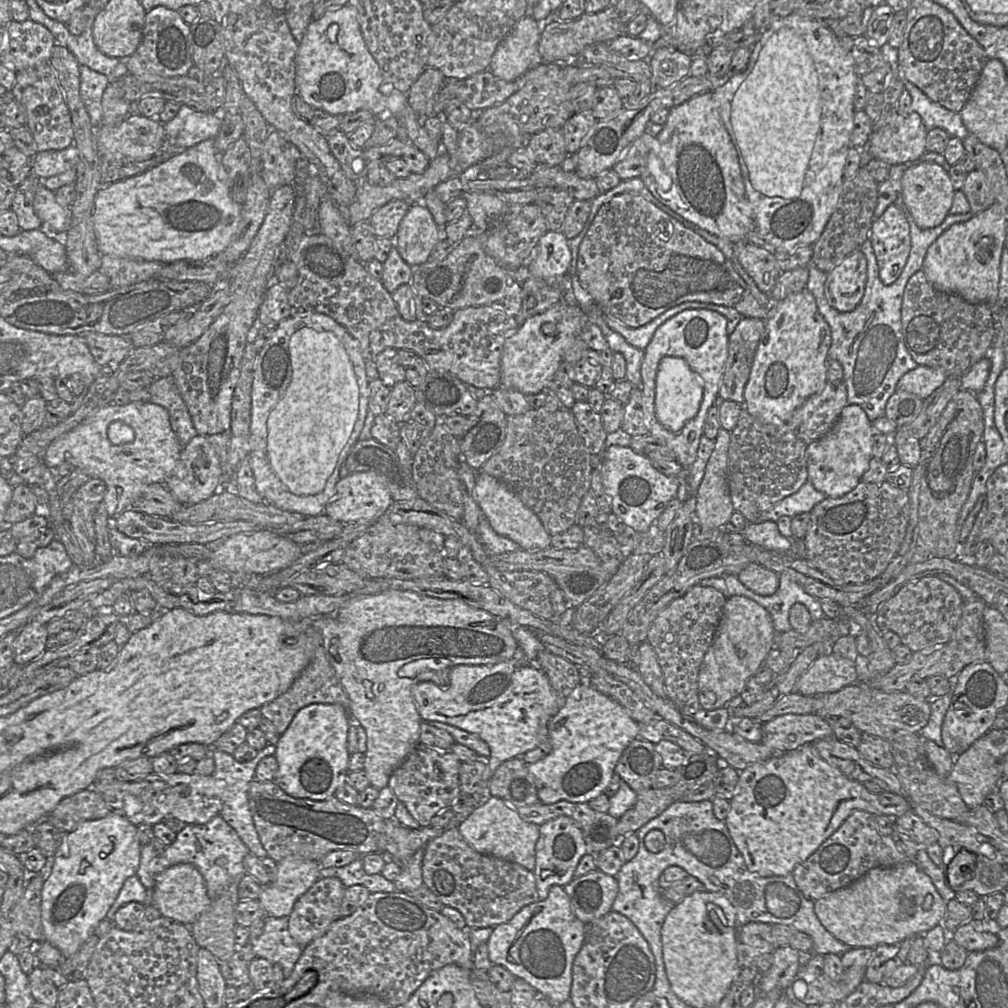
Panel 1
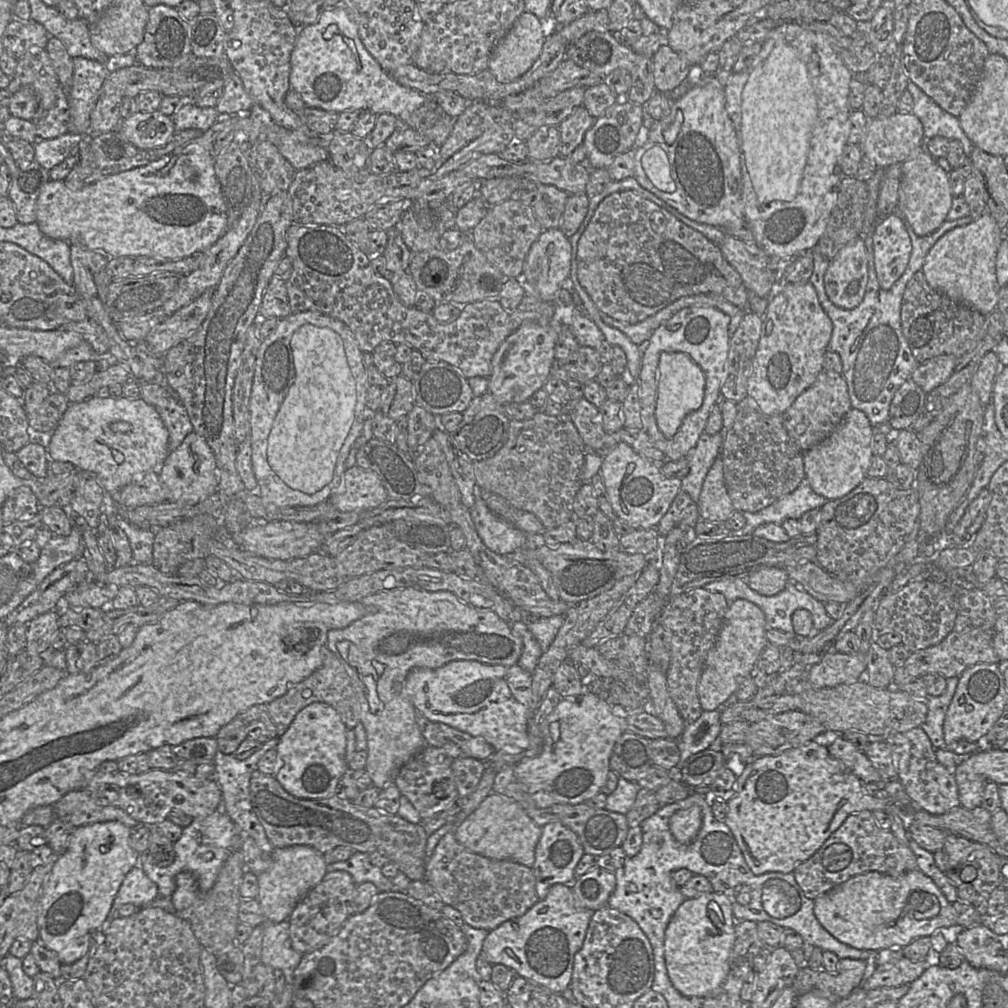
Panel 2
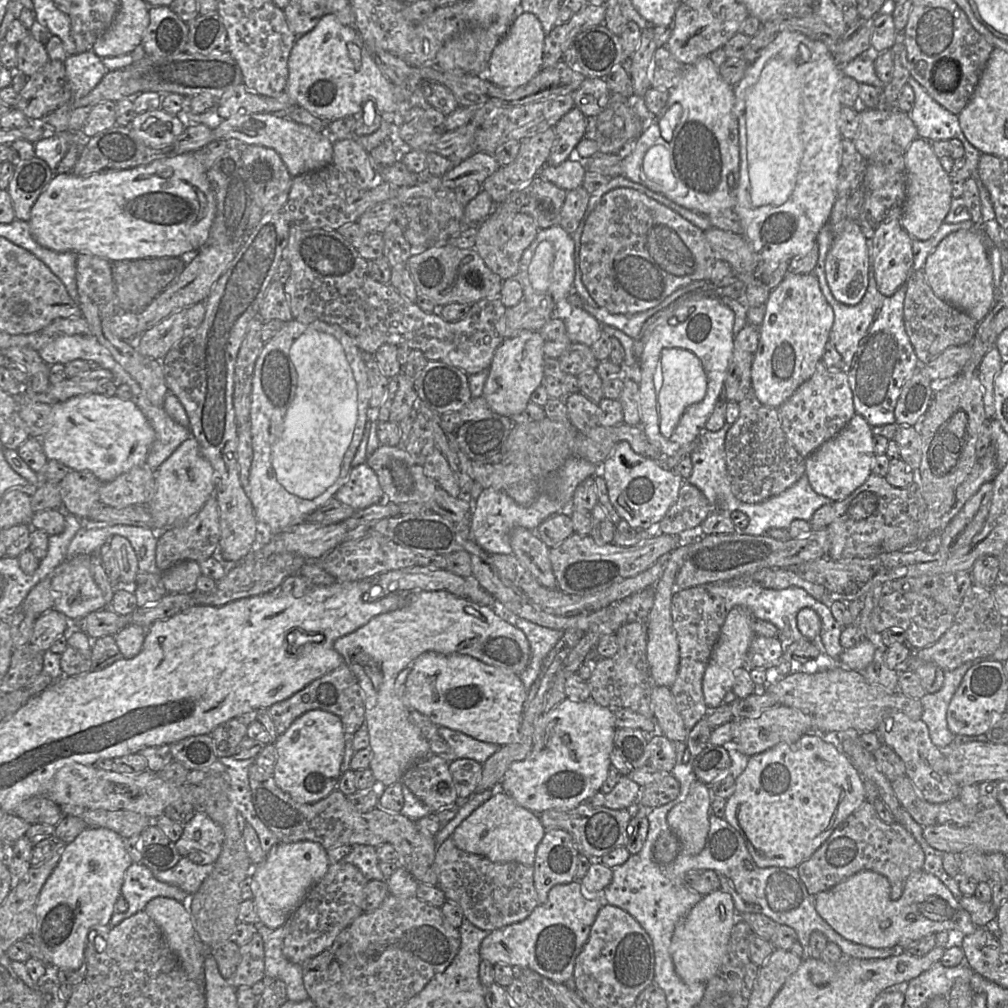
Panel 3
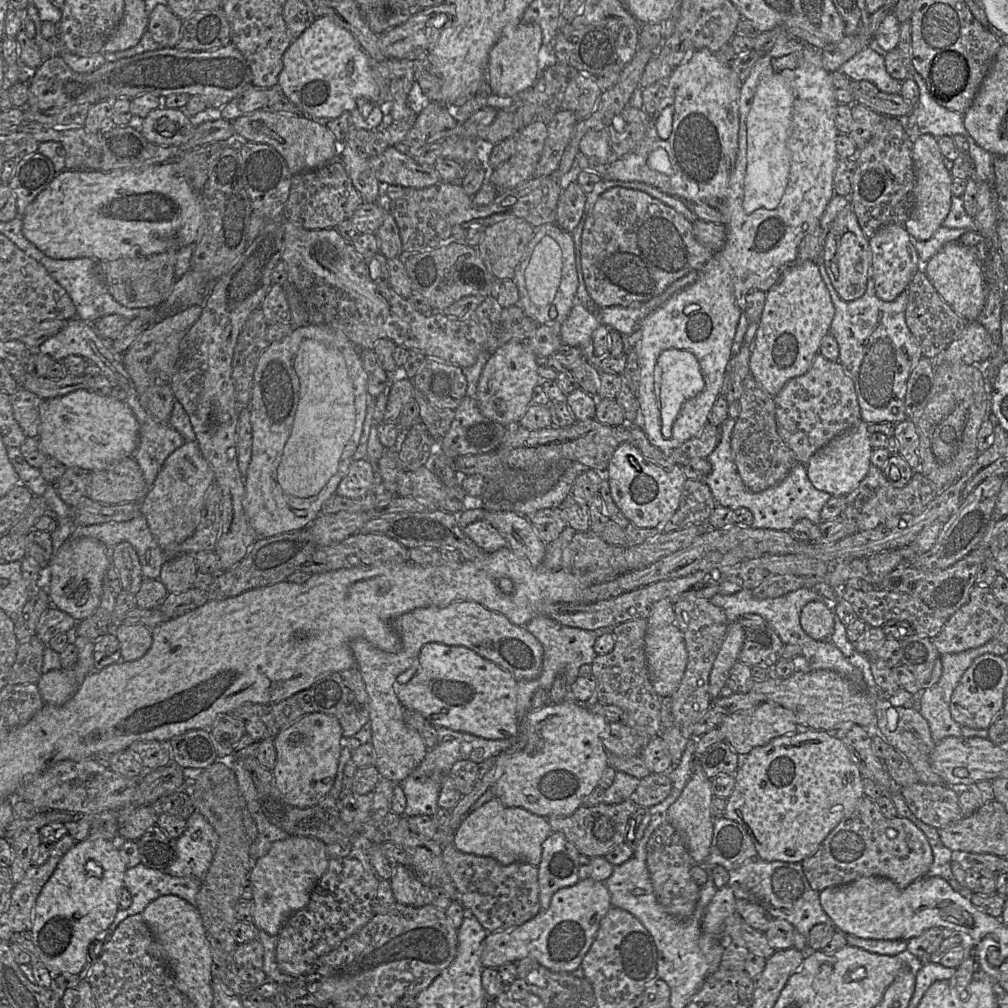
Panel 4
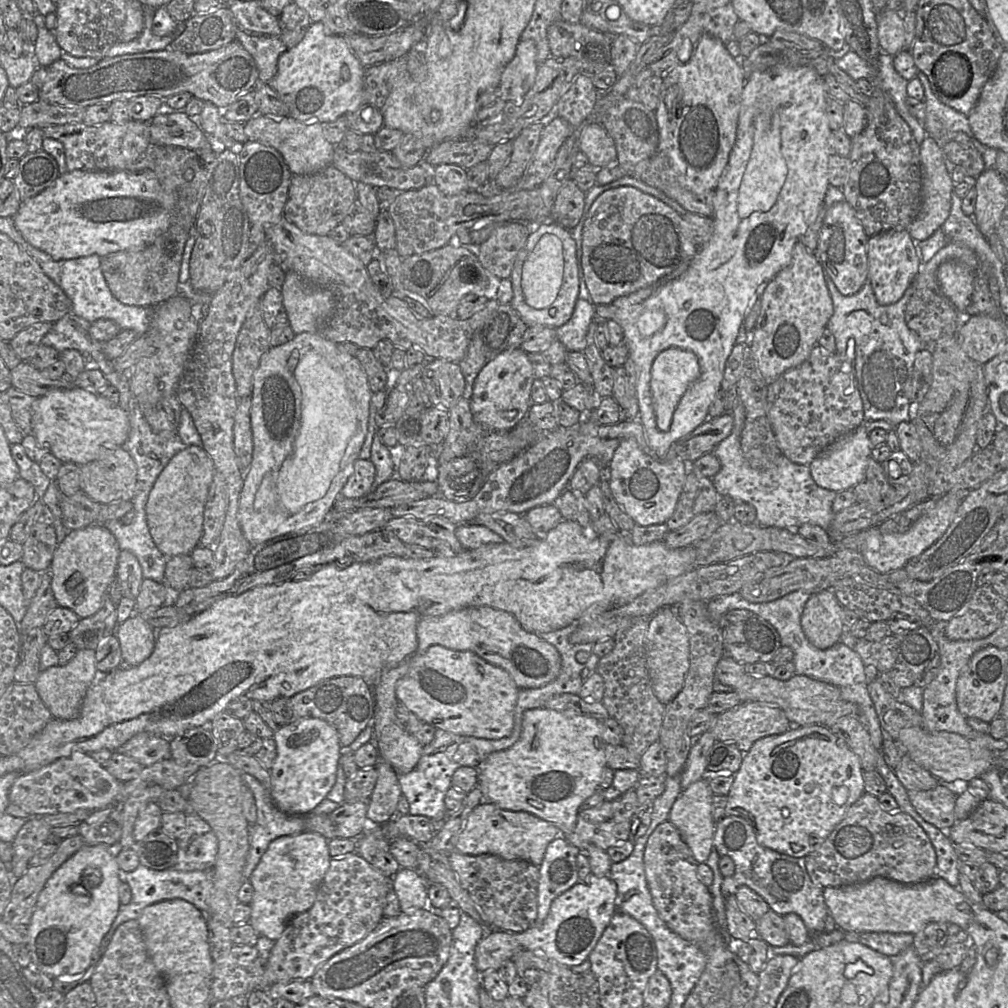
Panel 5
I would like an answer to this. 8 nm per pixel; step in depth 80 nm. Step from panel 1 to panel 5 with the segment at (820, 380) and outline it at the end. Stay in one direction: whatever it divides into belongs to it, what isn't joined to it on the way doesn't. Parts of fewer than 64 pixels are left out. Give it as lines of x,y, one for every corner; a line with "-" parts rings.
797,242
790,265
766,283
760,299
761,313
753,332
752,354
769,385
809,357
834,313
824,269
816,252
810,252
802,242

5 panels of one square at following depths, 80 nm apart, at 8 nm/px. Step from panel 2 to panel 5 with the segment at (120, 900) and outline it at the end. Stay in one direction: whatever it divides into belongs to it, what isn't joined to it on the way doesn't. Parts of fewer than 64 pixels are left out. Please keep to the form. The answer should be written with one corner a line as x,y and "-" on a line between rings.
140,864
134,871
123,873
123,880
129,884
132,898
129,904
120,905
118,915
109,930
109,938
113,937
122,923
138,919
146,906
163,900
184,899
195,905
205,915
207,914
208,898
213,888
212,870
180,871
173,867
166,870
155,870

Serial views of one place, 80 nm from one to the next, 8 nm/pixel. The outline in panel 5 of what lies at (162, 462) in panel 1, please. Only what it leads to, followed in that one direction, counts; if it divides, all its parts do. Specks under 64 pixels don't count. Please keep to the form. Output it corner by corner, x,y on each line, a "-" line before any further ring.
75,385
53,389
36,398
32,406
32,434
39,446
62,463
81,466
96,460
105,451
123,446
129,430
128,415
118,404

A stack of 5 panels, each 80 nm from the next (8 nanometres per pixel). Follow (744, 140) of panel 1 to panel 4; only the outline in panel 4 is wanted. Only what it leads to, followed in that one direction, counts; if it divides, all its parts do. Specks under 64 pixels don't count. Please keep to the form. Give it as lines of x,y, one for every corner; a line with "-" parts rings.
773,73
761,78
746,120
747,170
743,200
746,214
761,208
776,209
785,193
790,173
787,136
792,123
792,105
792,91
780,74

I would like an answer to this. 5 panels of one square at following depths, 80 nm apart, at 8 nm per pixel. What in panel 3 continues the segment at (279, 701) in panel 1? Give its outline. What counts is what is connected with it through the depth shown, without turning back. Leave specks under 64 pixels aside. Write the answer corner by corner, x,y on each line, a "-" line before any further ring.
343,662
335,670
312,681
291,697
273,704
268,708
268,711
277,734
280,736
298,717
314,709
321,709
337,715
341,719
347,735
354,735
363,725
365,722
365,694
346,662

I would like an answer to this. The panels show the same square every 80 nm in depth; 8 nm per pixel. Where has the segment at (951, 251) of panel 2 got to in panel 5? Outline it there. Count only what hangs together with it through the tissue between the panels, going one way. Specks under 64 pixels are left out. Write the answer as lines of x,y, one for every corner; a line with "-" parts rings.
946,261
938,267
936,277
941,293
959,313
965,312
974,292
974,270
955,261

